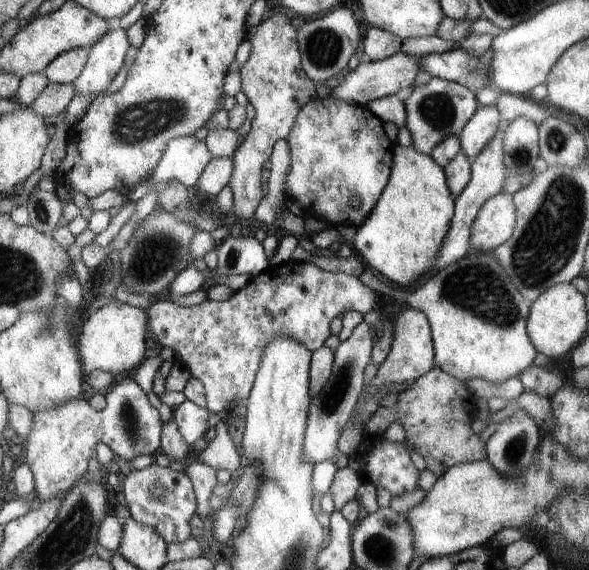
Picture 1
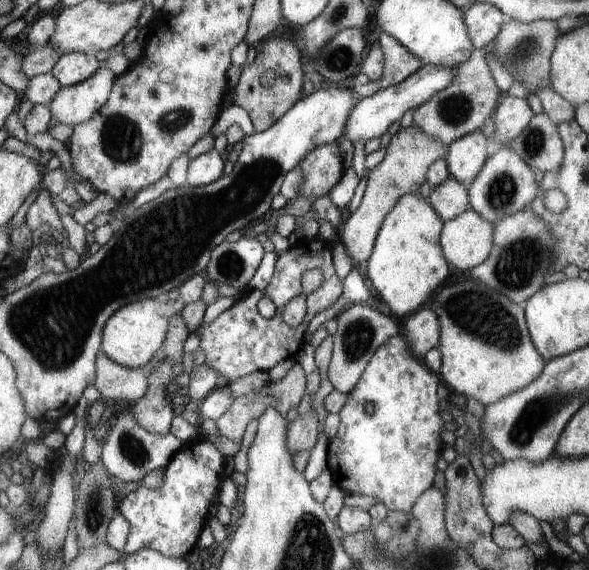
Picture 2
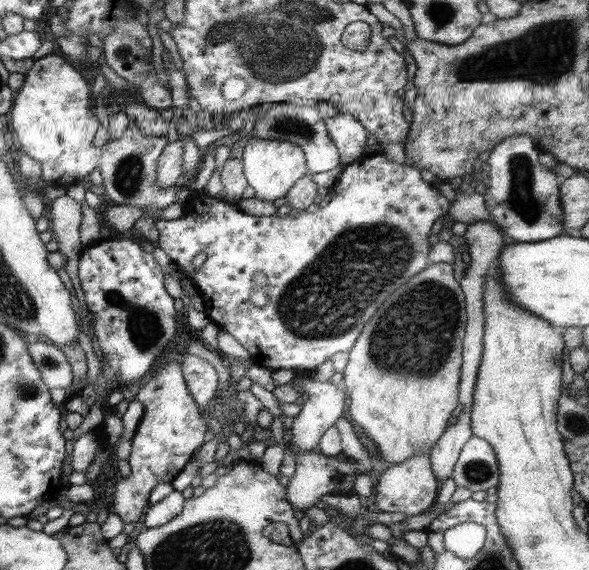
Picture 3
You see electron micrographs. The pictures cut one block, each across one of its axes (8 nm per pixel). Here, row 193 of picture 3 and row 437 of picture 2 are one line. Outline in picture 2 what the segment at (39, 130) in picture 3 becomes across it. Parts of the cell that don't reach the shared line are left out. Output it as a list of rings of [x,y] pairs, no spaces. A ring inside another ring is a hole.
[[[129,407],[114,414],[107,433],[100,460],[119,483],[140,482],[151,470],[166,467],[174,454],[184,446],[184,441],[177,440],[170,432],[154,434],[144,430]]]

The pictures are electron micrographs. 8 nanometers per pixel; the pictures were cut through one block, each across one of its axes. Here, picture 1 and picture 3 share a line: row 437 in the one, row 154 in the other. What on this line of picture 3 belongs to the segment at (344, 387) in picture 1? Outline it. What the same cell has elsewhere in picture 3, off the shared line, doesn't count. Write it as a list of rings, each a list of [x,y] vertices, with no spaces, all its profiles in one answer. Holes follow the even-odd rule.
[[[278,103],[270,106],[263,117],[260,116],[254,124],[252,138],[263,140],[280,140],[292,142],[302,148],[307,162],[307,170],[310,174],[328,172],[340,164],[338,148],[328,135],[325,120],[320,118],[316,106],[296,105],[295,103]]]

